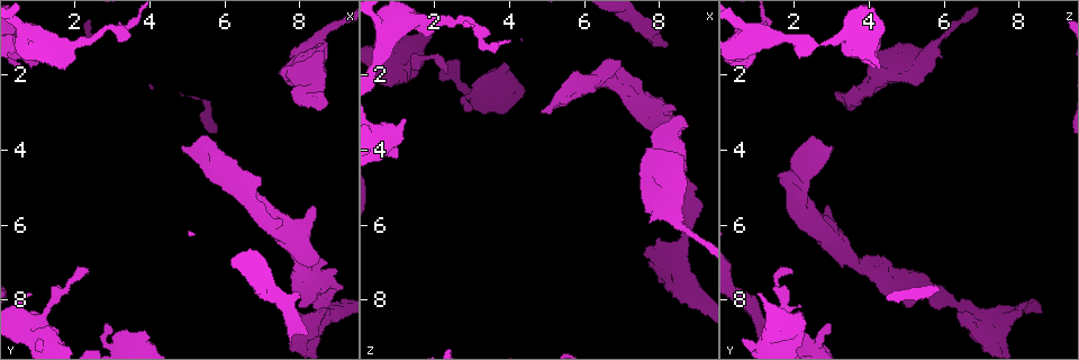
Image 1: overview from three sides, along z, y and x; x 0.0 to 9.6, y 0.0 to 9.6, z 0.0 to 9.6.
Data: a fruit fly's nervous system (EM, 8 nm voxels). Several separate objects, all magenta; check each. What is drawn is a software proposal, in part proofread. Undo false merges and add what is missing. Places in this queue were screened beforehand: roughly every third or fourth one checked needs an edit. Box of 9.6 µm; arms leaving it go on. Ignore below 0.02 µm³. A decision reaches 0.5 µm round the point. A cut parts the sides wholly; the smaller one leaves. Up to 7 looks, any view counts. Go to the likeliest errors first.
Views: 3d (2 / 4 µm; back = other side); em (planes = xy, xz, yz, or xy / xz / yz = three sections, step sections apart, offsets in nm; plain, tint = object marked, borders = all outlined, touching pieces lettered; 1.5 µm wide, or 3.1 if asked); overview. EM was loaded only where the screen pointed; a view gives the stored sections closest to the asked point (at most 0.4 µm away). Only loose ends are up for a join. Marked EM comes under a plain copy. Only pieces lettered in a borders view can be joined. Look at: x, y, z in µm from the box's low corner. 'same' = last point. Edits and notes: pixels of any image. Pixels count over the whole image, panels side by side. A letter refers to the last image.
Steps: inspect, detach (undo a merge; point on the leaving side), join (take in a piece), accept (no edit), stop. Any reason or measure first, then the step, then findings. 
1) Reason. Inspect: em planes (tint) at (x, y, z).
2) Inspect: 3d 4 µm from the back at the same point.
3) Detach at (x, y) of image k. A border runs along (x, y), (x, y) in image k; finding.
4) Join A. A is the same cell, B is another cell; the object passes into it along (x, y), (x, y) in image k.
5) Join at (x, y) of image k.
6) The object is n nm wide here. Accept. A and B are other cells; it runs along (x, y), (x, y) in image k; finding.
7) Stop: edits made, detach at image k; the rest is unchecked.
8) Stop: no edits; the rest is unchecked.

Inspect: em planes (tint) at (3.85, 8.85, 1.70).

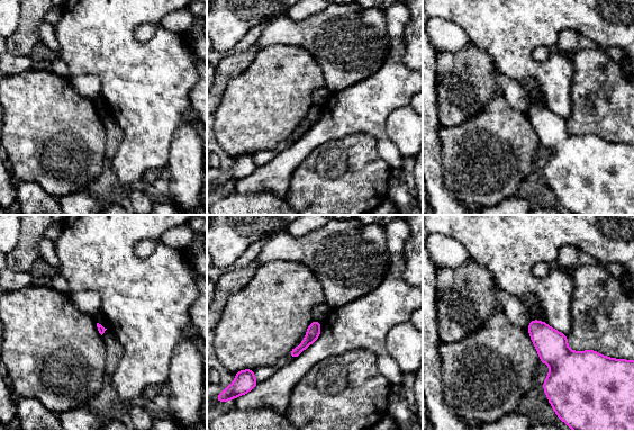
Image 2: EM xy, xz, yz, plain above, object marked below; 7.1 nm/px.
See the neighbours. Inspect: em planes (borders) at the same point.

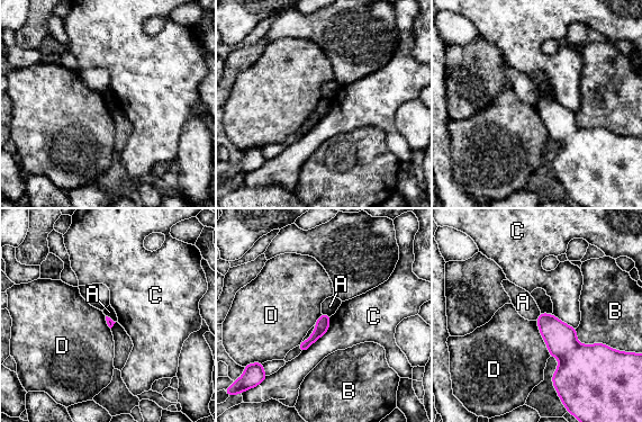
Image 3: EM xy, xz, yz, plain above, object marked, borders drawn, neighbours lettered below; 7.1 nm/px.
The longest contact is with C, 340 nm. Accept. A, B, C and D are other cells; it runs along (326, 317), (320, 330), (301, 348) in image 3; no lettered piece goes on from it.

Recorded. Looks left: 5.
An open end. Inspect: 3d 4 µm at (8.65, 2.55, 3.10).

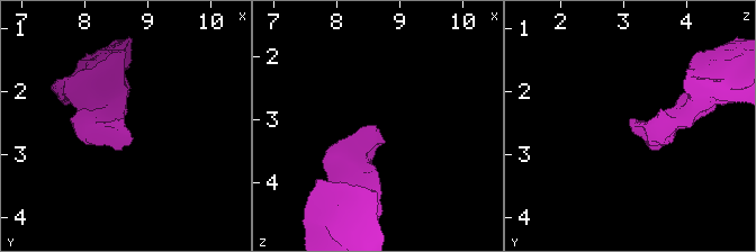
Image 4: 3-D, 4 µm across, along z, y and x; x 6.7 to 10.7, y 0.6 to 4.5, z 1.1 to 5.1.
Inspect: em xz step 4 (tint) at (8.65, 2.45, 3.15).

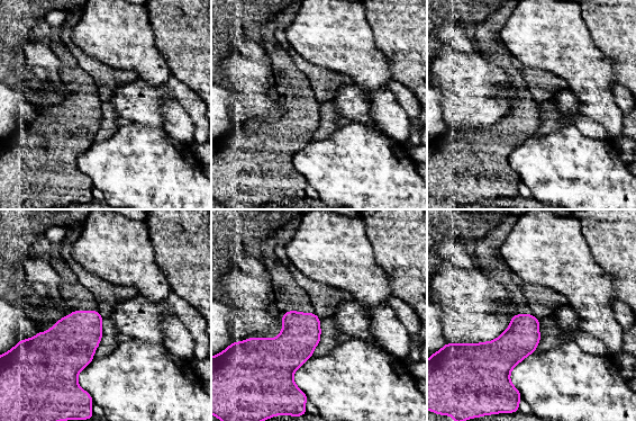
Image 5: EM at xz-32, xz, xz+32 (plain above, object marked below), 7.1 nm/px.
Another direction. Inspect: em planes (borders) at the same point.

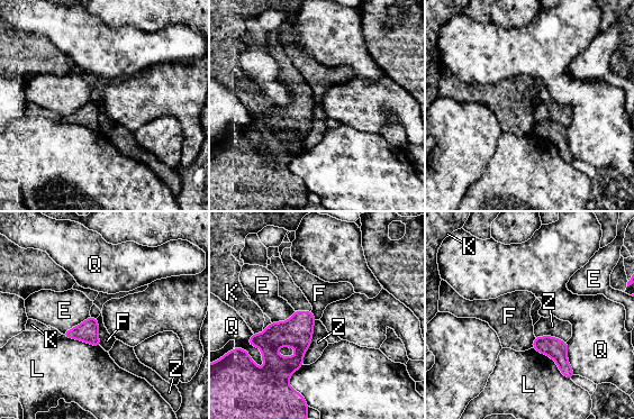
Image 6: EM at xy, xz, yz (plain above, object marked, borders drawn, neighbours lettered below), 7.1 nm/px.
Accept. E, F, K, L, Q and Z are other cells; a border runs along (96, 319), (101, 346) in image 6; none of them fits.

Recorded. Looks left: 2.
Free end. Inspect: em planes (tint) at (7.75, 1.50, 5.95).

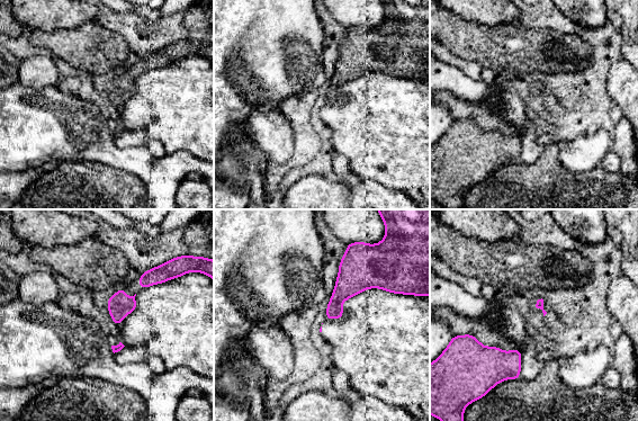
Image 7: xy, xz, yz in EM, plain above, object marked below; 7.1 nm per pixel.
Inspect: em planes (borders) at the same point.

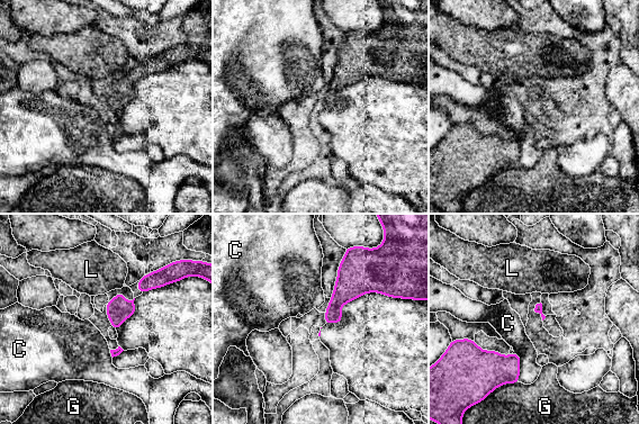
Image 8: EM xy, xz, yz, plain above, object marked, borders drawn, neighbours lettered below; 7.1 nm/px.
Accept. C, G and L are other cells; a border runs along (513, 352), (520, 358), (518, 381) in image 8; none of them fits.

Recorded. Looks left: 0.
Stop: no edits; the rest is unchecked.

